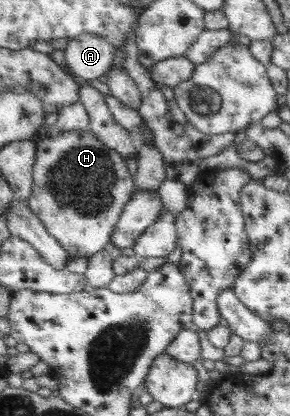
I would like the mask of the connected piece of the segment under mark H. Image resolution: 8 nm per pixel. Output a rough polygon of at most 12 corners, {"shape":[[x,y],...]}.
{"shape":[[91,130],[36,142],[28,204],[72,257],[112,242],[137,190]]}

